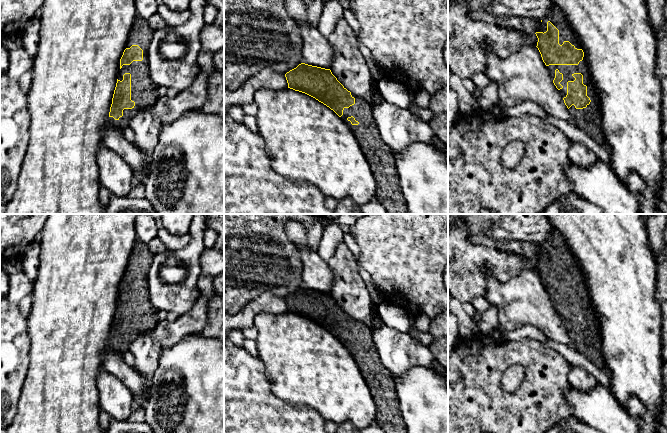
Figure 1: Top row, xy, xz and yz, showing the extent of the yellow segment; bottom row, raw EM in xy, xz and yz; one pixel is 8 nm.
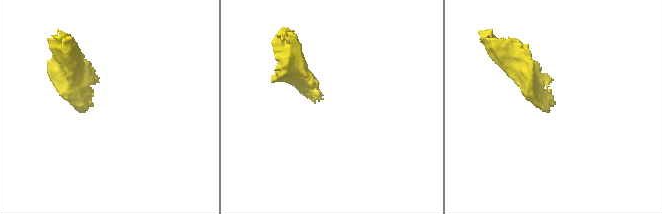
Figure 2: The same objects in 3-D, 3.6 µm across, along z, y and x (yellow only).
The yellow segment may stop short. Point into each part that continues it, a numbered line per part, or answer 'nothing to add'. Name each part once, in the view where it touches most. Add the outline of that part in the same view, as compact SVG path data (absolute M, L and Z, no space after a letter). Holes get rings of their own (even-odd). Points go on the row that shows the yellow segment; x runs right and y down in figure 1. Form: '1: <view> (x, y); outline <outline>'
1: yz (587, 119); outline M585 55L578 65L549 65L547 66L552 80L555 78L555 70L558 69L563 74L563 80L560 84L563 86L559 90L560 95L564 98L567 95L567 82L574 81L574 73L583 75L583 84L587 86L587 96L591 102L586 108L576 109L574 105L569 108L569 112L574 118L574 125L590 136L601 146L605 146L605 137L601 127L599 97L593 88L590 78Z

